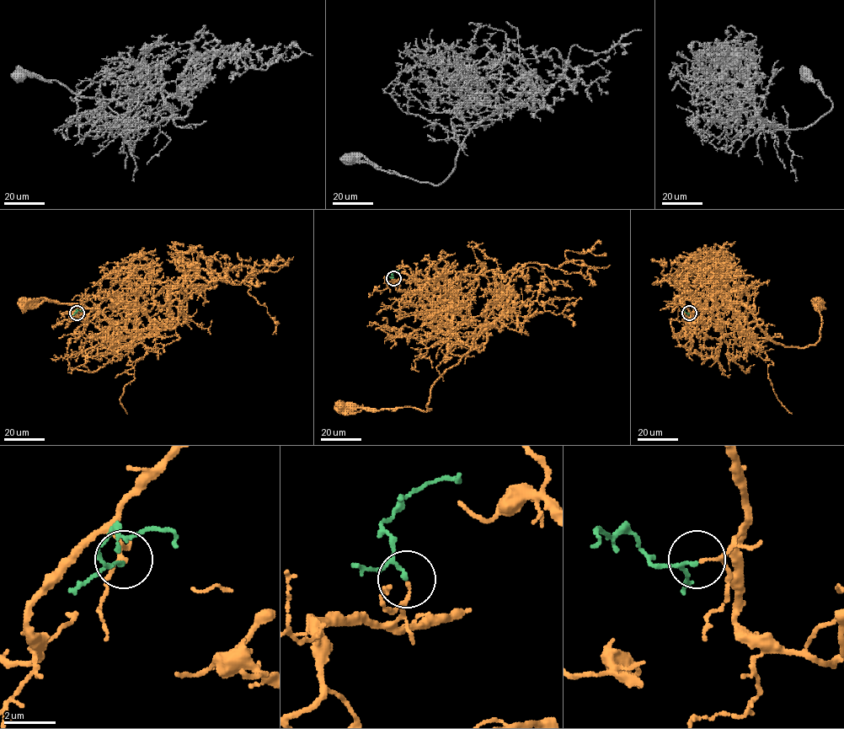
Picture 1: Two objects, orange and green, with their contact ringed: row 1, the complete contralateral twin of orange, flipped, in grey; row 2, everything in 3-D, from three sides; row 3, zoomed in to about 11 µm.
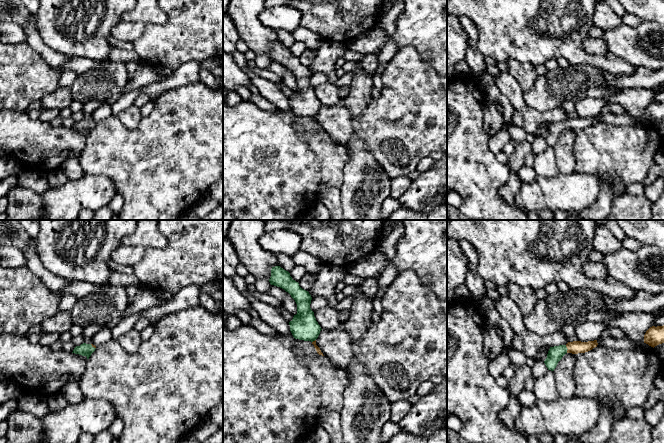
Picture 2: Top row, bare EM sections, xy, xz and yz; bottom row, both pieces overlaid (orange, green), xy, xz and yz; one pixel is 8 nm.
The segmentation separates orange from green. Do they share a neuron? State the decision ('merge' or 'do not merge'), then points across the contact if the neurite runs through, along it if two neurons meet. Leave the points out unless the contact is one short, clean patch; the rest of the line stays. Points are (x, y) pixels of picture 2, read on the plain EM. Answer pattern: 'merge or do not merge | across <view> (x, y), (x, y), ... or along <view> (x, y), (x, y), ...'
merge | across yz (575, 123), (567, 124), (555, 130)

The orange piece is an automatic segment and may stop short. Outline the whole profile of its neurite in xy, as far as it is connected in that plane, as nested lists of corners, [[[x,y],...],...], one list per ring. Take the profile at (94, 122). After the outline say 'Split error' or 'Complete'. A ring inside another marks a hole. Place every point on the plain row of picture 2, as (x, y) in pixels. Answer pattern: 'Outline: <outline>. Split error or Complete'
Outline: [[[83,119],[80,122],[76,122],[72,129],[86,132],[87,135],[89,135],[89,133],[95,127],[95,125],[96,125],[95,121]]]. Split error

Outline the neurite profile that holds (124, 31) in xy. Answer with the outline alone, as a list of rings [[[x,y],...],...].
[[[120,21],[111,30],[111,36],[120,41],[134,42],[144,32],[146,24],[142,22]]]

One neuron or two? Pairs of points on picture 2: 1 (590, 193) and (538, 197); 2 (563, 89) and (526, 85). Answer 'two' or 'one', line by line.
1: one
2: two

